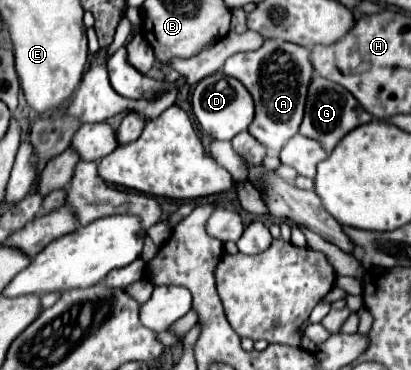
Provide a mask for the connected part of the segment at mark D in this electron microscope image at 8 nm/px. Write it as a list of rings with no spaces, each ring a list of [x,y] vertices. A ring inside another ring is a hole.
[[[222,71],[204,77],[194,85],[192,91],[192,111],[200,123],[200,129],[220,141],[230,141],[240,131],[246,131],[250,121],[254,119],[254,101],[248,89],[234,77],[224,75]]]

